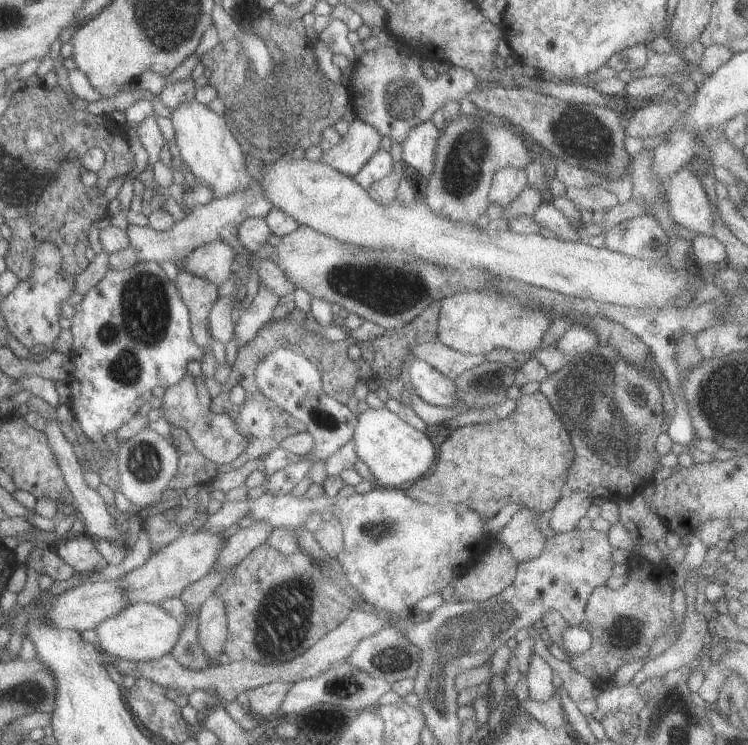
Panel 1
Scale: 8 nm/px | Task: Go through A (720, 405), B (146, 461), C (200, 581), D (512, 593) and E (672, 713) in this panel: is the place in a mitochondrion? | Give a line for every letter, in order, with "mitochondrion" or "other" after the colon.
A: mitochondrion
B: mitochondrion
C: other
D: other
E: mitochondrion

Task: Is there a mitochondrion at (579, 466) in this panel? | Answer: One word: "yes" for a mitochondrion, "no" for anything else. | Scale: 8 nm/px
no

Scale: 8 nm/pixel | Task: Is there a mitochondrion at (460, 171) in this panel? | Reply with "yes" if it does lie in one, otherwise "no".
yes

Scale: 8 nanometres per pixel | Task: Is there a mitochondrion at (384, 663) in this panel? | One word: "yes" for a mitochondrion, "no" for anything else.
yes

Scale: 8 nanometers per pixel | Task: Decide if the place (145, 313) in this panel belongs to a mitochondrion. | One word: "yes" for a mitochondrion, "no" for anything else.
yes

